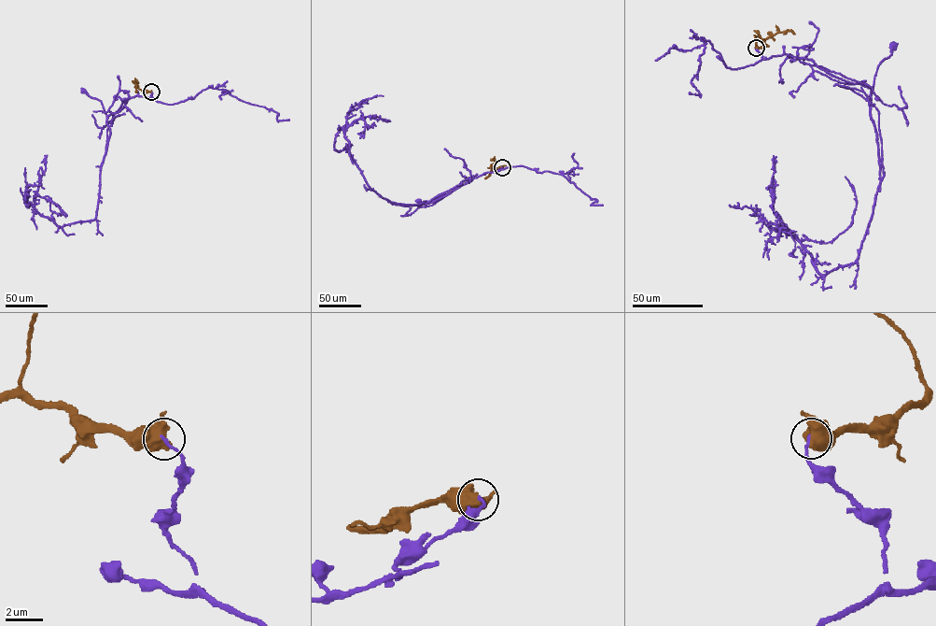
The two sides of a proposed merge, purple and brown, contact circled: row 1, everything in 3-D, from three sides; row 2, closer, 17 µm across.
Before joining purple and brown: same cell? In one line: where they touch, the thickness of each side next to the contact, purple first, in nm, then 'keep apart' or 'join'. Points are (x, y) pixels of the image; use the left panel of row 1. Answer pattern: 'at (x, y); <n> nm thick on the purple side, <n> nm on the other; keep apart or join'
at (151, 92); 160 nm thick on the purple side, 500 nm on the other; keep apart

